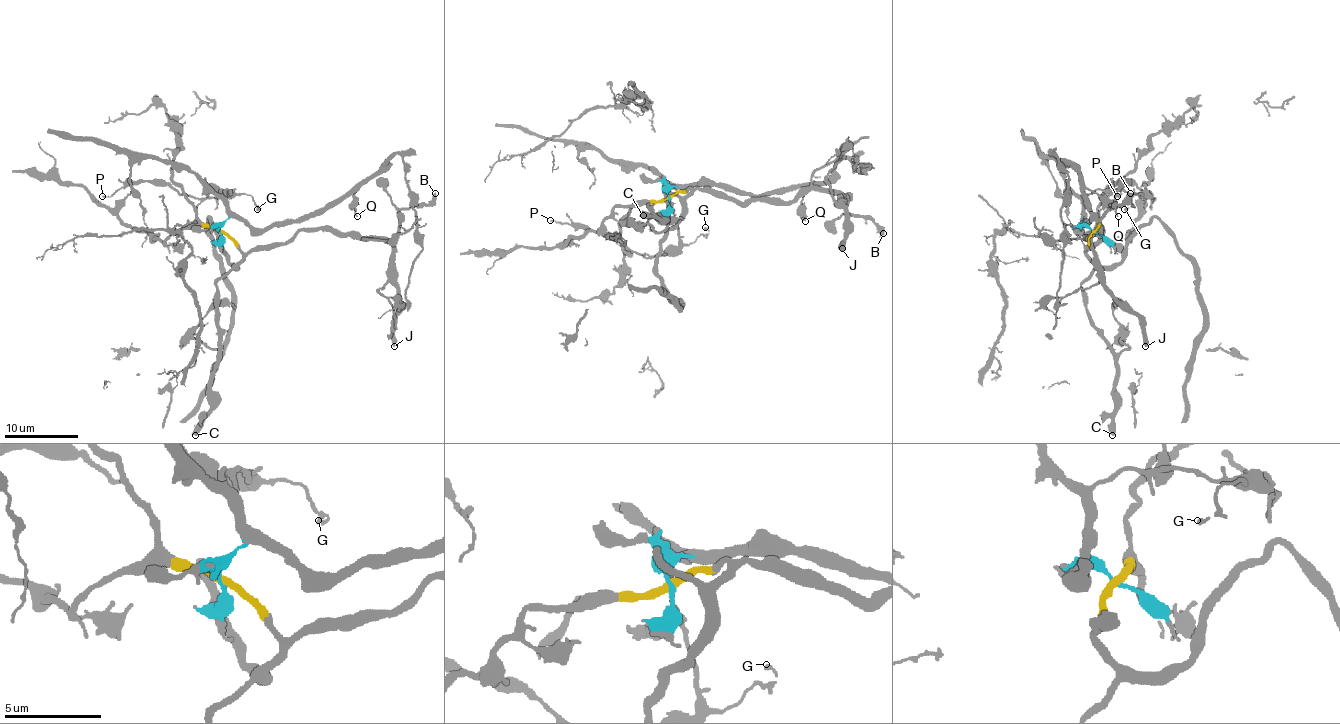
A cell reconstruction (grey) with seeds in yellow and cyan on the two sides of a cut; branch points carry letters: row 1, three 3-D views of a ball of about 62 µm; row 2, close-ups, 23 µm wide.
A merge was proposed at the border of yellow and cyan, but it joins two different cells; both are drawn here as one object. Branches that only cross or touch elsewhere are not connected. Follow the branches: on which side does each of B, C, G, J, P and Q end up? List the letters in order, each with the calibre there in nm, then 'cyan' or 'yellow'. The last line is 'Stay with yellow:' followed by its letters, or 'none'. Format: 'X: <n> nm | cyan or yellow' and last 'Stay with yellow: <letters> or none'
B: 420 nm | yellow
C: 550 nm | yellow
G: 170 nm | cyan
J: 440 nm | yellow
P: 130 nm | cyan
Q: 160 nm | cyan
Stay with yellow: B, C, J

